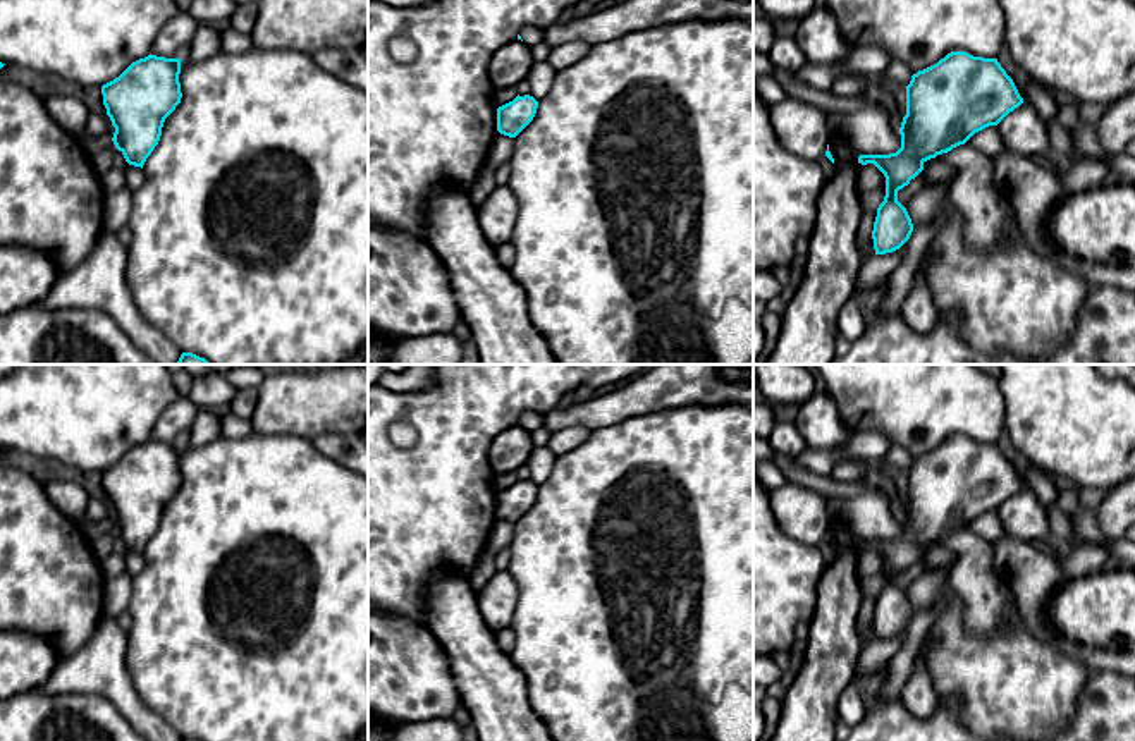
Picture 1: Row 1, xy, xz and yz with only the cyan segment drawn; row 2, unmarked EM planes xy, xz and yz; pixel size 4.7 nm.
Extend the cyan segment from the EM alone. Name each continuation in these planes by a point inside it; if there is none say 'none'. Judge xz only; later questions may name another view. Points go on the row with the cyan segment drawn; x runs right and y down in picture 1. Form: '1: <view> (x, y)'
none

